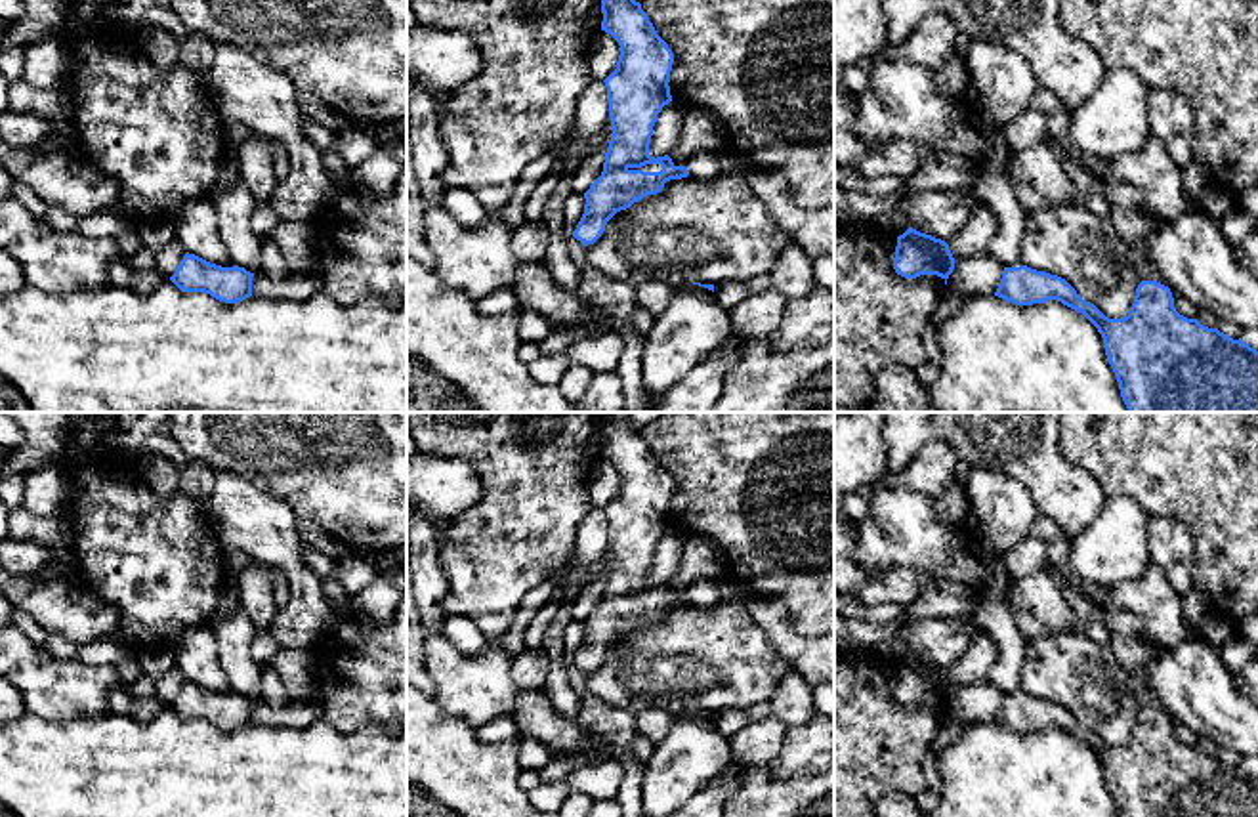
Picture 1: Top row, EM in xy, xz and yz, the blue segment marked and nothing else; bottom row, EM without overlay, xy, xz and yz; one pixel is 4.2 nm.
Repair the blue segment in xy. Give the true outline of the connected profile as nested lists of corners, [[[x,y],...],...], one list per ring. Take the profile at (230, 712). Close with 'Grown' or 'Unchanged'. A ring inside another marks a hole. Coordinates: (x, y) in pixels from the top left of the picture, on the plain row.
[[[187,680],[170,708],[183,720],[204,720],[237,731],[252,723],[252,704],[244,695],[221,695]]]. Unchanged

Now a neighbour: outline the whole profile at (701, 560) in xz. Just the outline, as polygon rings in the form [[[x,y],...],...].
[[[689,534],[680,559],[680,569],[668,582],[676,594],[685,590],[697,580],[720,580],[727,576],[727,561],[720,544],[708,536]]]

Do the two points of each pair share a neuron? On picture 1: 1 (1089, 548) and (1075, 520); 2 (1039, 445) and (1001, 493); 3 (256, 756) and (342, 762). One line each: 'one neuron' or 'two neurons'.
1: two neurons
2: two neurons
3: one neuron

